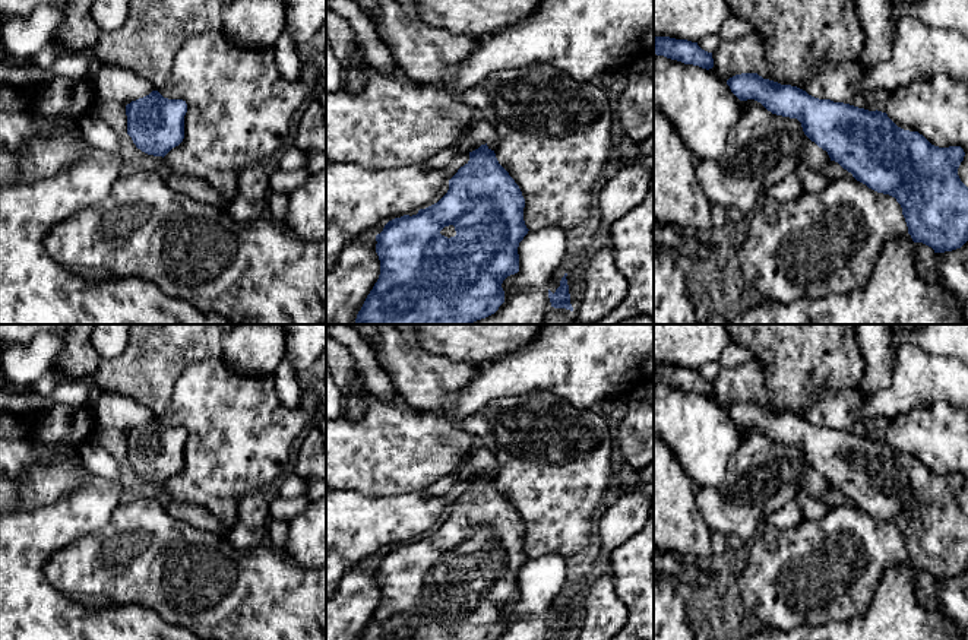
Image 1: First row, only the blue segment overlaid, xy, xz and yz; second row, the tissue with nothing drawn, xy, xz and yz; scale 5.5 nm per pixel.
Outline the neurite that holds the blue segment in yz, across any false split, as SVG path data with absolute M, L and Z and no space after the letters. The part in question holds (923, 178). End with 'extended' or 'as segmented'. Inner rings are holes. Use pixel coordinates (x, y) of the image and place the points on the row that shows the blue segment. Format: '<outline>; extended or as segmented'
M757 73L736 75L727 85L740 101L755 99L772 114L797 118L804 134L826 151L831 161L869 188L895 197L914 243L945 253L968 241L968 187L958 175L965 156L961 146L934 146L918 132L898 127L886 113L819 99L797 86L763 79Z; as segmented

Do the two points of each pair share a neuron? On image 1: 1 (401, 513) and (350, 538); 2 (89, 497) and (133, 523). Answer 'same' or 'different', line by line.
1: same
2: different

